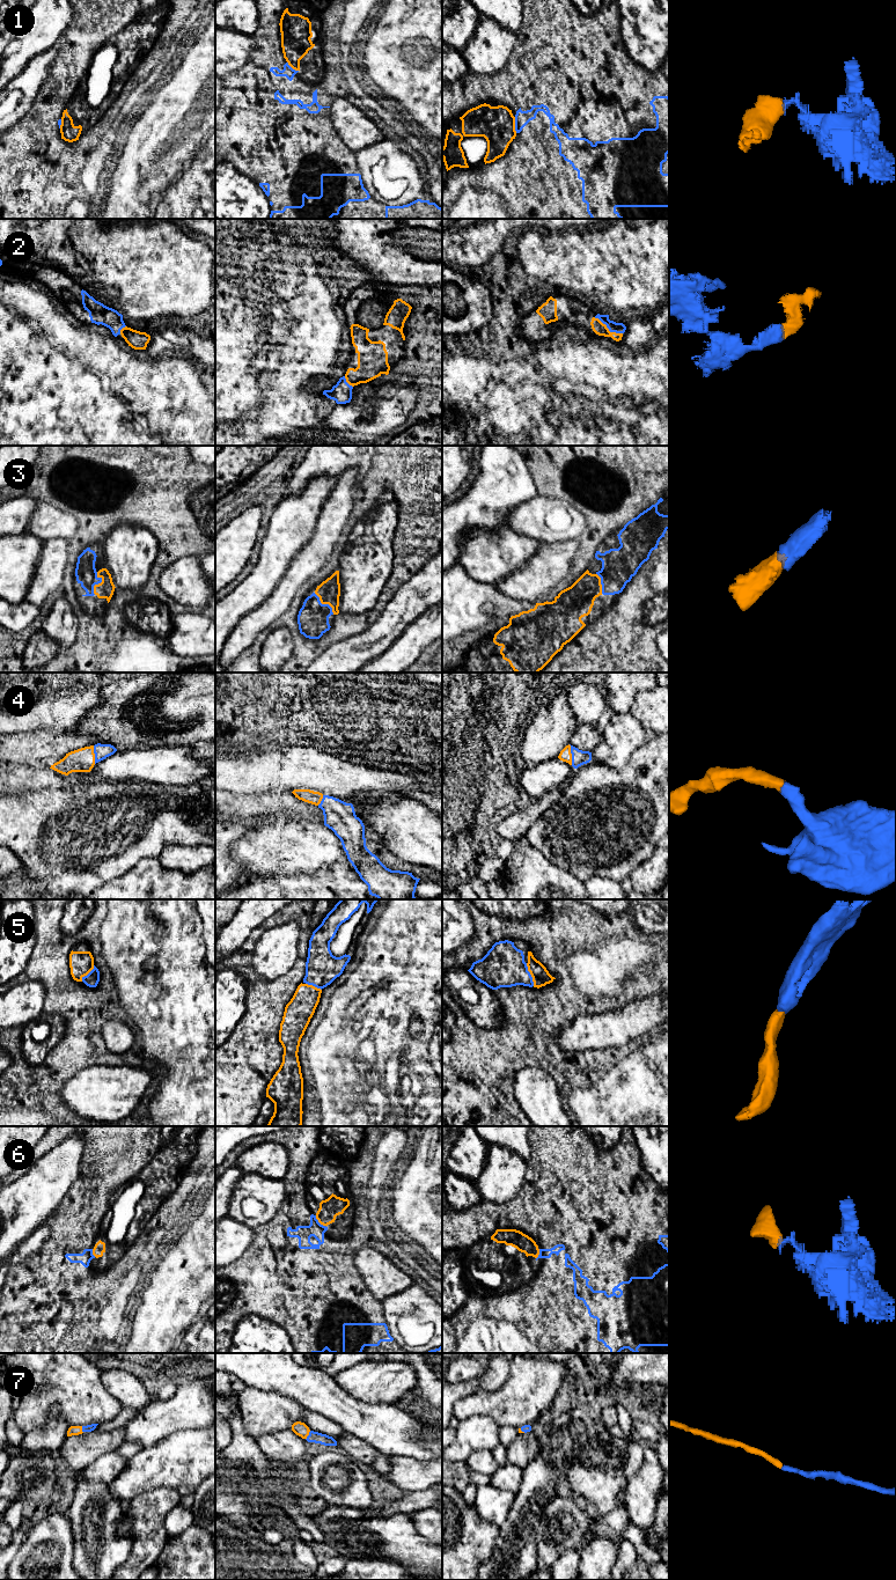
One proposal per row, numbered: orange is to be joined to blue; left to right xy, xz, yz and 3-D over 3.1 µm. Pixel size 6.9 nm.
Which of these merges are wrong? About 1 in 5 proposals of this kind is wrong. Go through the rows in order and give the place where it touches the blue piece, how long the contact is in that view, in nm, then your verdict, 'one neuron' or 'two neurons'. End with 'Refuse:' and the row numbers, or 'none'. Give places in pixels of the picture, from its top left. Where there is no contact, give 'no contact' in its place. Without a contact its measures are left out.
1: contact yz (515, 125); length 110 nm; two neurons
2: contact yz (608, 328); length 240 nm; one neuron
3: contact xy (97, 583); length 160 nm; one neuron
4: contact yz (572, 755); length 150 nm; one neuron
5: contact yz (530, 975); length 170 nm; one neuron
6: contact xz (317, 1221); length 100 nm; two neurons
7: contact xz (308, 1435); length 70 nm; one neuron
Refuse: 1, 6

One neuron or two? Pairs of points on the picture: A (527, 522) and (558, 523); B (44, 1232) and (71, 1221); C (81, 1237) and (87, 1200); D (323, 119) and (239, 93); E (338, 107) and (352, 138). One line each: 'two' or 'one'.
A: one
B: two
C: one
D: one
E: one

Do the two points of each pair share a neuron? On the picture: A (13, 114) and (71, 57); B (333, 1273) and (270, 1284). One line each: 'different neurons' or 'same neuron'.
A: different neurons
B: same neuron

